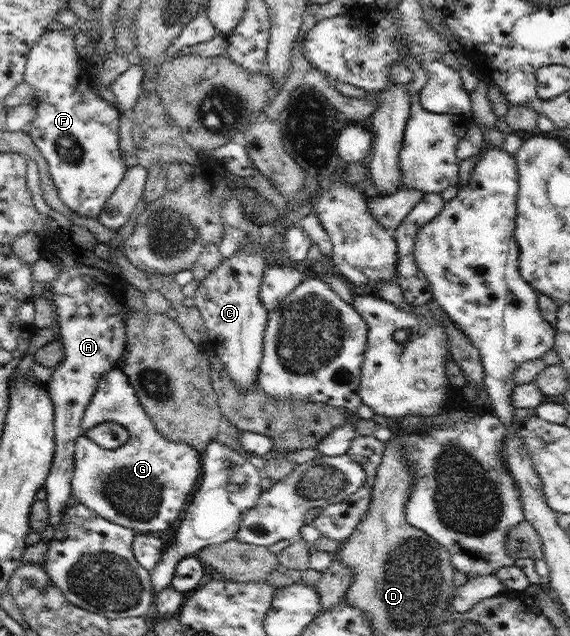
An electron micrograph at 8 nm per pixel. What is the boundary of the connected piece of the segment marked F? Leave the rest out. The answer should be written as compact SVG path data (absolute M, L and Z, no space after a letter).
M76 26L64 28L60 32L44 32L30 50L23 80L34 88L36 118L27 131L48 163L59 199L78 215L97 219L128 170L127 161L122 157L119 147L122 112L104 100L92 83L88 58L82 58L76 52L76 32Z

